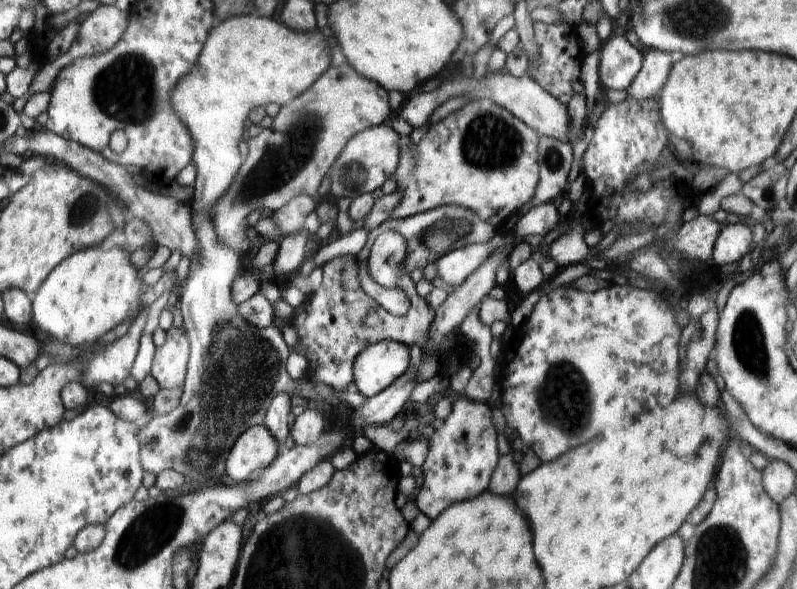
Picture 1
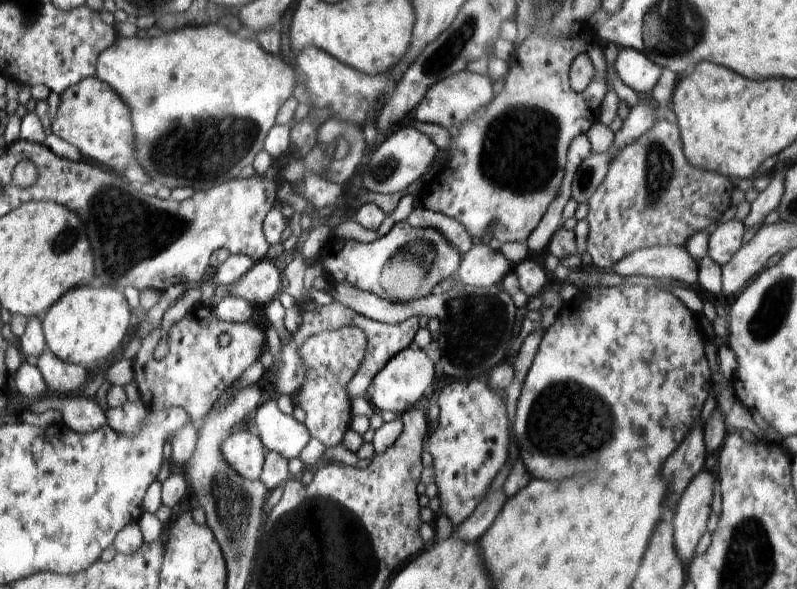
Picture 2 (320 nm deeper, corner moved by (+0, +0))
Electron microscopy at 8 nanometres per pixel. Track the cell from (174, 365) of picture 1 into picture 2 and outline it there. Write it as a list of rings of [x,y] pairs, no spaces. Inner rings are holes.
[[[200,304],[190,309],[184,318],[170,326],[166,340],[169,350],[162,360],[154,357],[154,350],[162,342],[161,327],[156,327],[141,340],[140,349],[132,359],[133,382],[146,408],[158,411],[166,411],[172,407],[181,408],[189,414],[190,421],[199,421],[211,412],[214,402],[242,376],[242,372],[260,359],[260,352],[264,346],[264,332],[258,330],[254,324],[250,324],[250,321],[247,323],[226,322],[218,318],[218,314],[212,307]]]

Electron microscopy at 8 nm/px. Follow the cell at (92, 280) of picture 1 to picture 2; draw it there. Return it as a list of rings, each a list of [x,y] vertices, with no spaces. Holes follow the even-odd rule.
[[[76,287],[70,289],[43,315],[41,325],[45,335],[46,349],[58,358],[75,365],[89,364],[110,356],[124,340],[130,328],[130,306],[123,292],[112,288]]]

